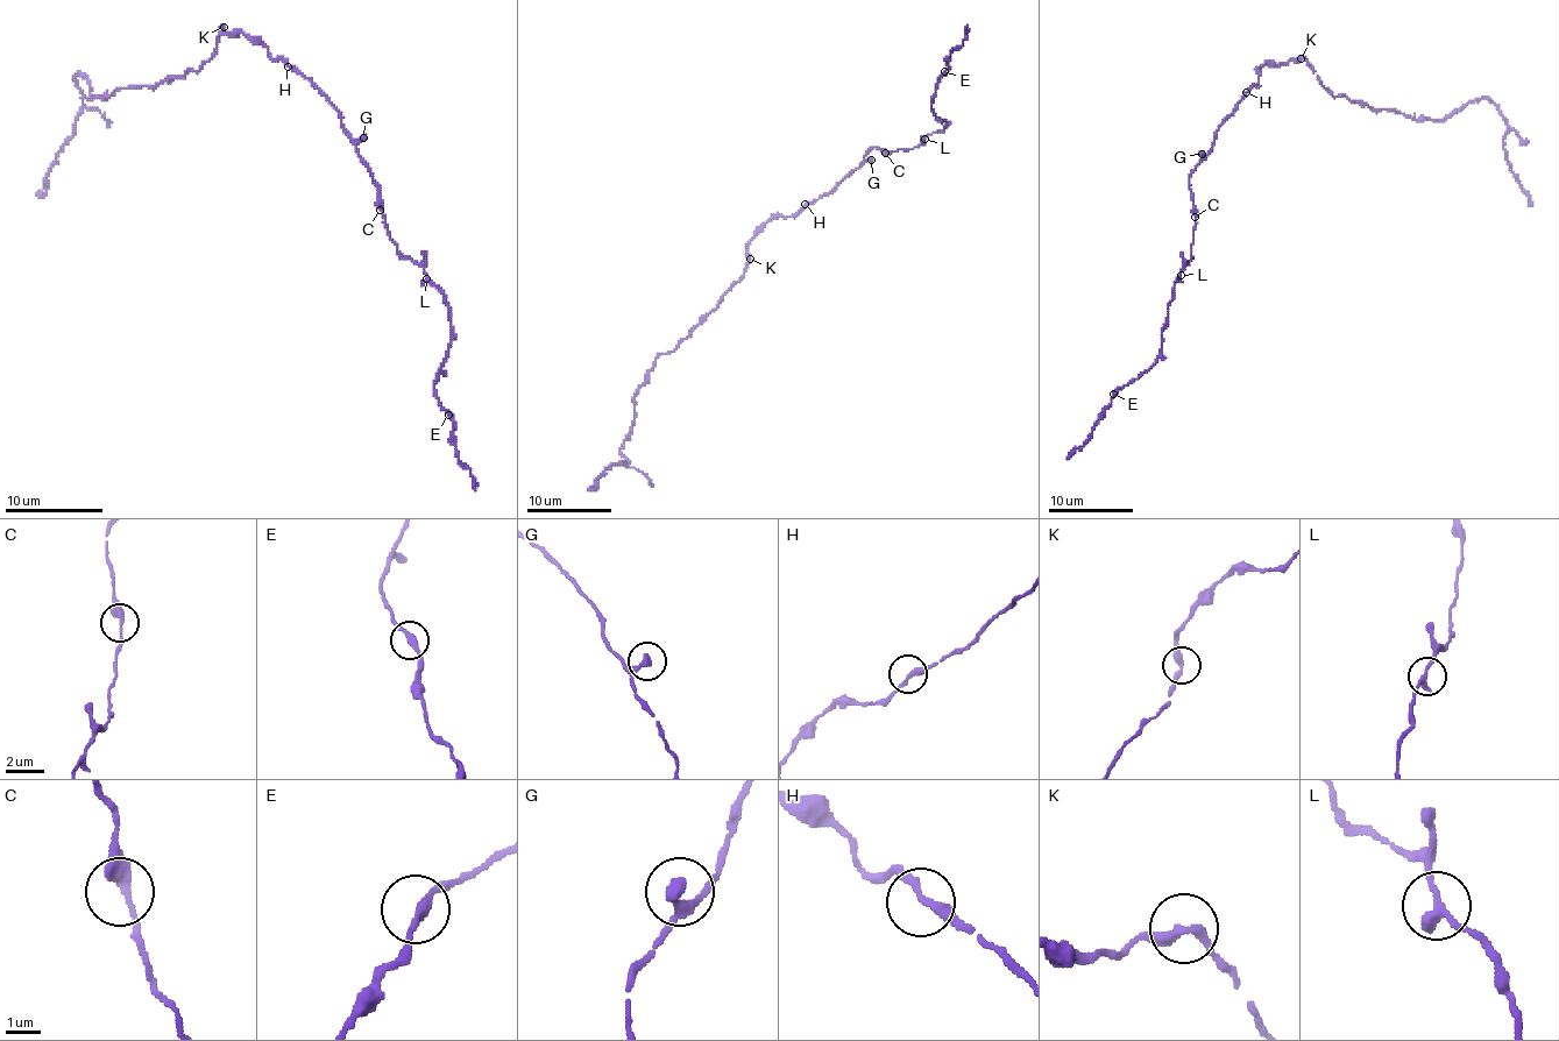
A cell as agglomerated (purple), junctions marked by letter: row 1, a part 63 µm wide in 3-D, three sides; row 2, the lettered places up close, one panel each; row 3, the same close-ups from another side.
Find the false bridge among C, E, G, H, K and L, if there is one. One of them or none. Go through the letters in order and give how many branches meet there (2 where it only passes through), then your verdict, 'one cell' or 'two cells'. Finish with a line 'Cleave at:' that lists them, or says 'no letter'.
C: 2 branches meet; one cell
E: 2 branches meet; one cell
G: 2 branches meet; one cell
H: 2 branches meet; one cell
K: 2 branches meet; one cell
L: 2 branches meet; one cell
Cleave at: no letter

